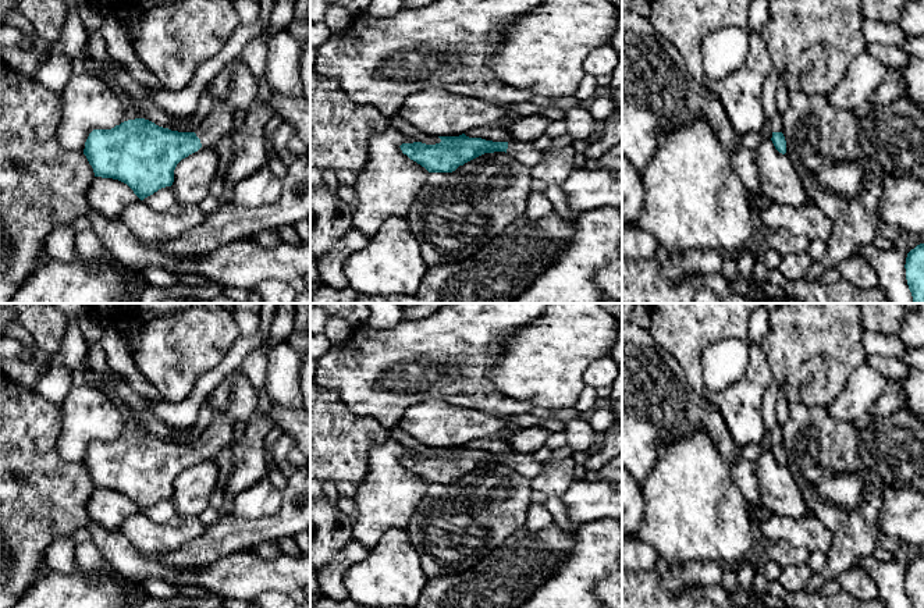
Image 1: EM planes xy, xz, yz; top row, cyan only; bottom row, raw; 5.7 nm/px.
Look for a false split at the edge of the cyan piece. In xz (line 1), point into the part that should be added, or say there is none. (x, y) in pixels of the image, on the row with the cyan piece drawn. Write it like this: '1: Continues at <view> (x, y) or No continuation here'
1: Continues at xz (526, 153)

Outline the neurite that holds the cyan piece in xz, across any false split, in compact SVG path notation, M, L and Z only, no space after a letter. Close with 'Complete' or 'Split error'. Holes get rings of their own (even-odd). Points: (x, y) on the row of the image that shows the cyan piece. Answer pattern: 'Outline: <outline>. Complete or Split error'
Outline: M465 134L459 136L438 136L440 143L426 145L422 142L402 143L399 147L411 160L424 167L429 173L452 173L459 166L484 154L505 152L522 161L530 170L540 164L543 152L533 143L493 142L481 138L469 138Z. Split error

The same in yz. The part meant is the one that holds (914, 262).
Outline: M924 243L907 253L905 269L913 302L924 303Z. Complete

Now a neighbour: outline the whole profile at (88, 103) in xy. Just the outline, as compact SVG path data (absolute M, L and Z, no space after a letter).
M72 74L61 97L57 138L68 150L83 153L93 129L111 129L125 121L125 107L118 95L96 74Z

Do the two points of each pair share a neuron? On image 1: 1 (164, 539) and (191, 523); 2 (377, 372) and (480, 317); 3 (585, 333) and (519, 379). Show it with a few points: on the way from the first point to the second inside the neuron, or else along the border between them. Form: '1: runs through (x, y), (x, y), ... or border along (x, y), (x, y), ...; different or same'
1: runs through (171, 534), (184, 529); same
2: runs through (402, 366), (419, 359), (441, 356), (455, 342); same
3: runs through (568, 337), (536, 368); same

